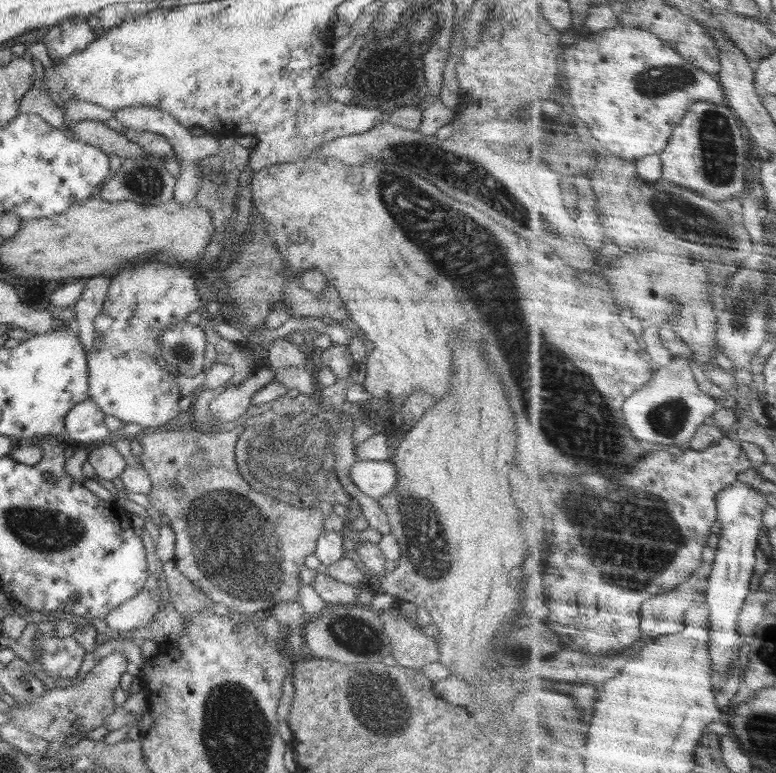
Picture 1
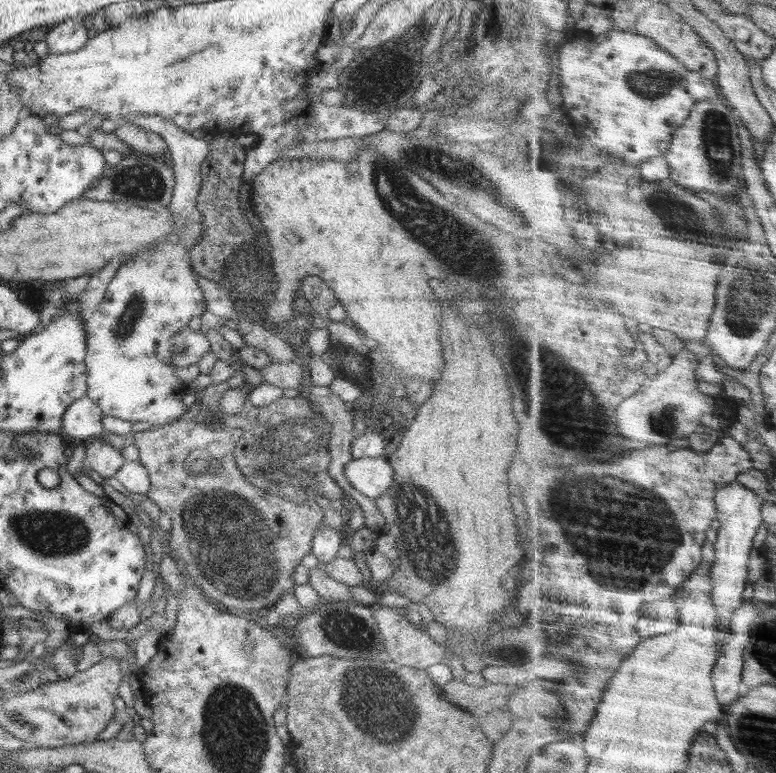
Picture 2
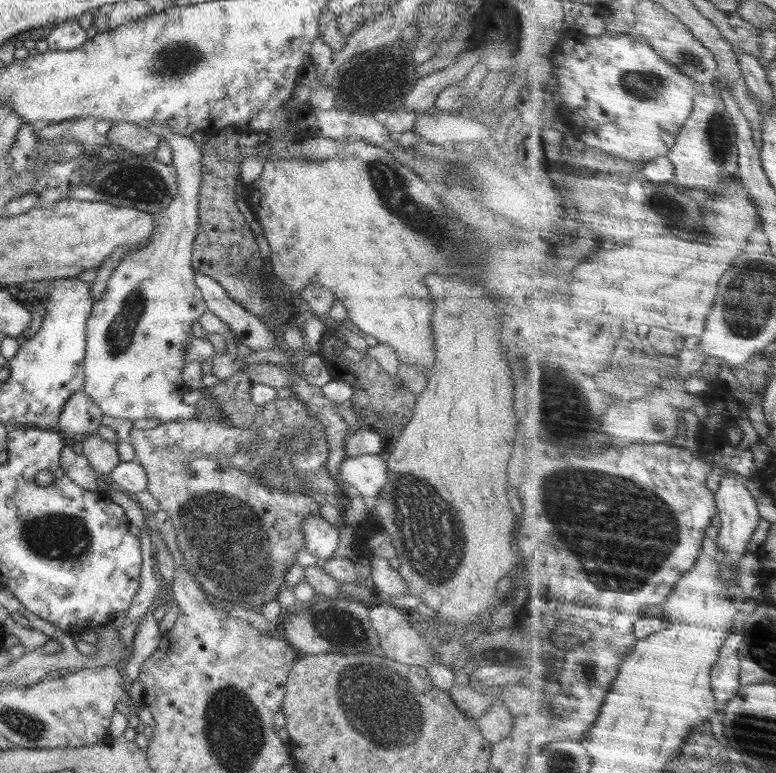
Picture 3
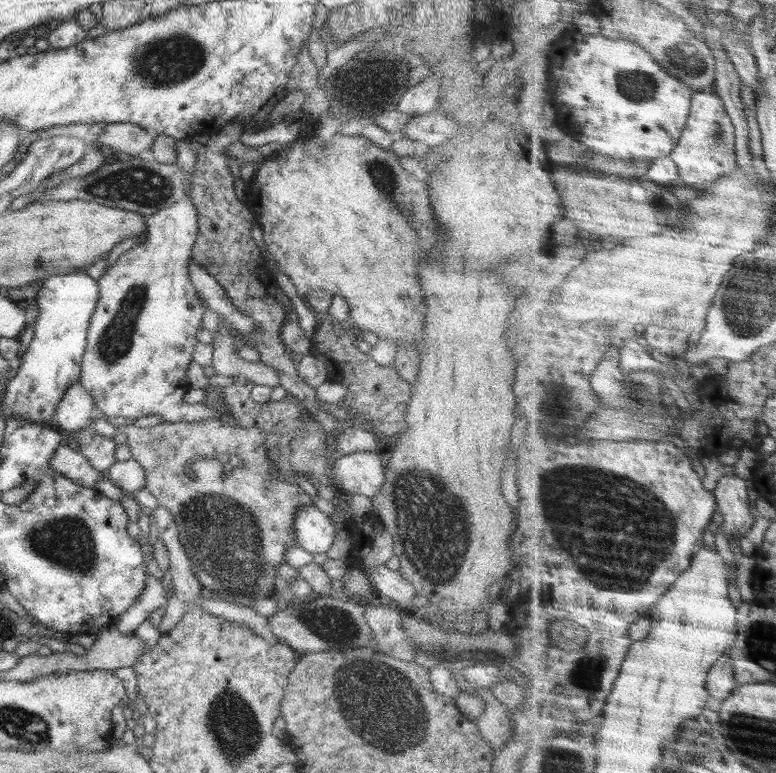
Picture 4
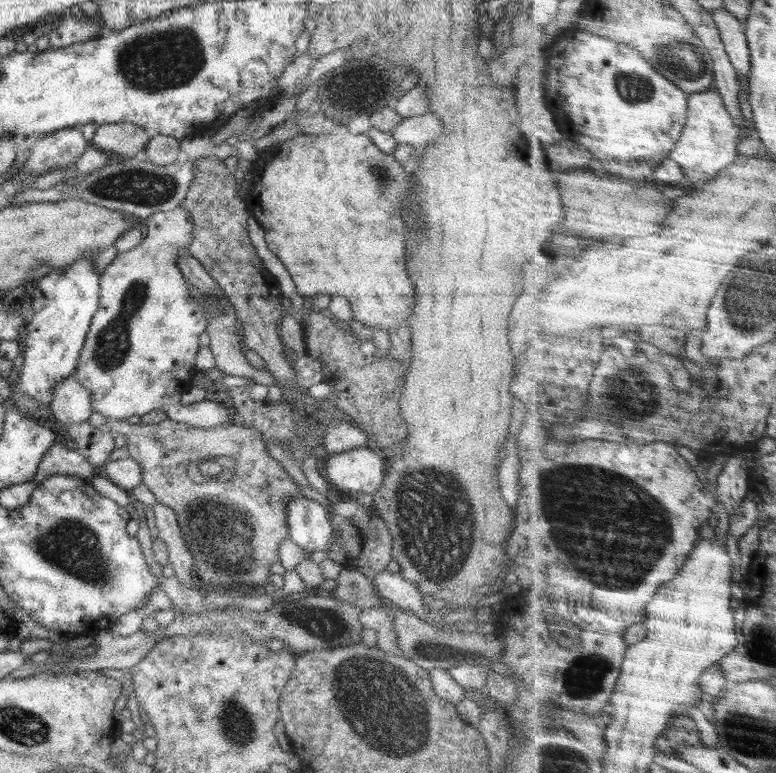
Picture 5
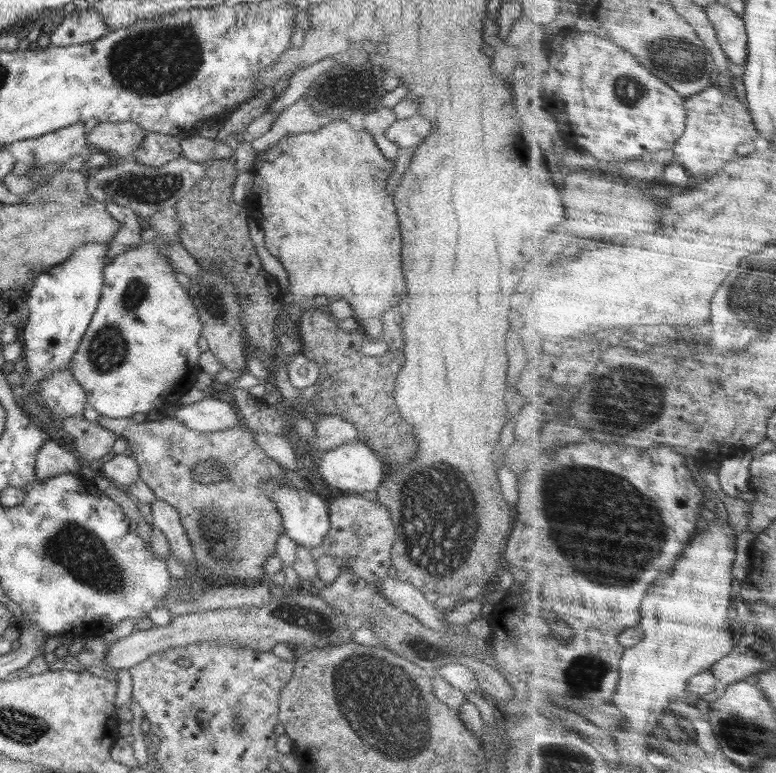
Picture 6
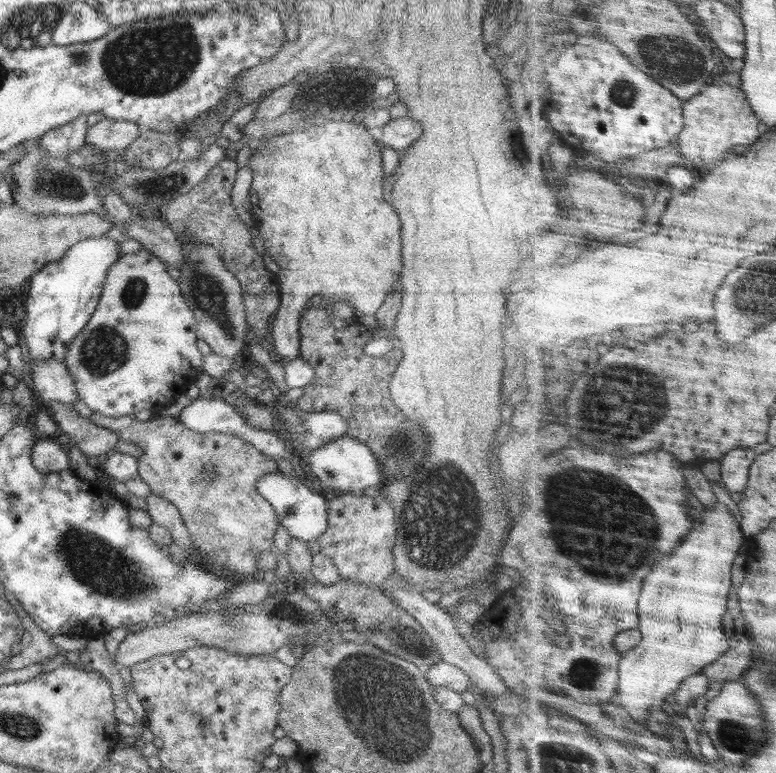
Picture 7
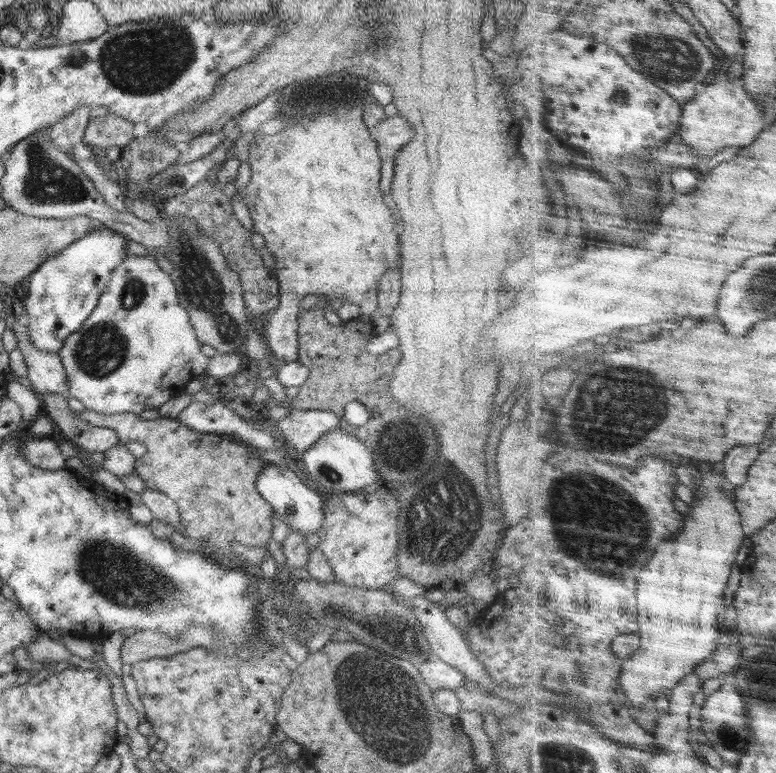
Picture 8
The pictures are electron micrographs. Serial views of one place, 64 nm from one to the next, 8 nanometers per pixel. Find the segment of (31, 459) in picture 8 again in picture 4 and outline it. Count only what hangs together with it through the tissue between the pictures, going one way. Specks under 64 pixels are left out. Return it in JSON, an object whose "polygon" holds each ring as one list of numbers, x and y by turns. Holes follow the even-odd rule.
{"polygon":[[60,445,56,449,49,460,49,466,86,488,95,489,96,482,103,477,102,472,96,470,80,451,68,445]]}

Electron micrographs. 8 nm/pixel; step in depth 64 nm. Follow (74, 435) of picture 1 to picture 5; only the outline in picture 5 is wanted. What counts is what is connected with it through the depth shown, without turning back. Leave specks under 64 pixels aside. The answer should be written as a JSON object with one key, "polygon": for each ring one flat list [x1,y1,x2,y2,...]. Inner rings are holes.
{"polygon":[[74,376,60,380,51,394,49,415,57,426,66,426,88,420,95,410,91,405,91,395]]}

